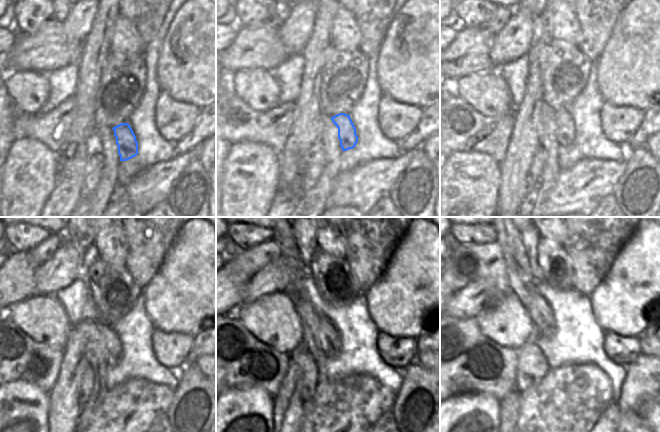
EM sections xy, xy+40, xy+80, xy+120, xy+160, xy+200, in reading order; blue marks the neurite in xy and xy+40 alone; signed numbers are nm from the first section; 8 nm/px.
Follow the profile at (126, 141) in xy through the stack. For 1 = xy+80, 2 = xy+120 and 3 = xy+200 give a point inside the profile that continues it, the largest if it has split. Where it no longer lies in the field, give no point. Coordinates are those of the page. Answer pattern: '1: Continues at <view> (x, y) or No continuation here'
1: Continues at xy+80 (566, 132)
2: Continues at xy+120 (95, 329)
3: Continues at xy+200 (541, 314).

